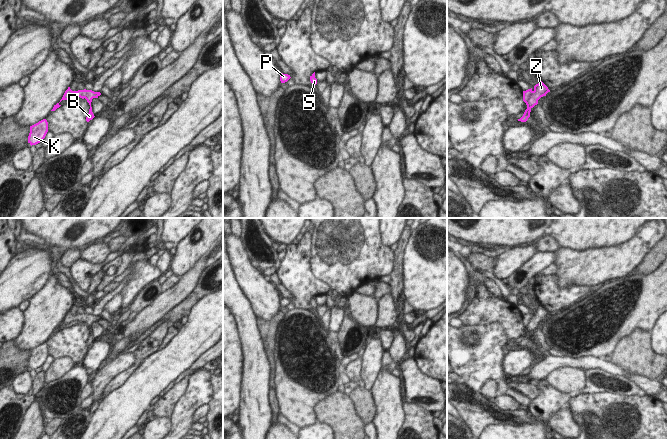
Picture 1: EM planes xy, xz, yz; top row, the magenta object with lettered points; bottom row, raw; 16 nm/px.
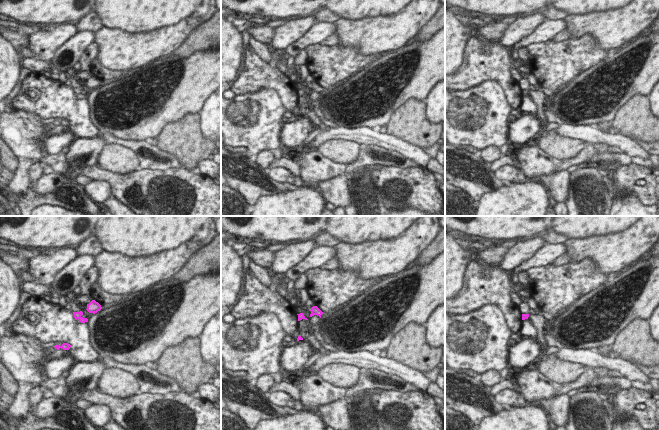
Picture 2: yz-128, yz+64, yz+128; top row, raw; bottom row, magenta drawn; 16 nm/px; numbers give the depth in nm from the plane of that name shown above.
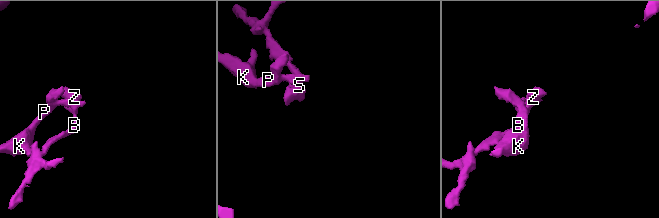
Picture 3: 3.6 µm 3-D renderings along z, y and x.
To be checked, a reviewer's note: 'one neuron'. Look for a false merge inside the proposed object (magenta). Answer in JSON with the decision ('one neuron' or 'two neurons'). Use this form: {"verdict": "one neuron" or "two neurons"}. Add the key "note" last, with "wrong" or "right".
{"verdict": "two neurons", "note": "wrong"}

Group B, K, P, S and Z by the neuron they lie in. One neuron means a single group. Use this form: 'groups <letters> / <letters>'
groups B S Z / K P

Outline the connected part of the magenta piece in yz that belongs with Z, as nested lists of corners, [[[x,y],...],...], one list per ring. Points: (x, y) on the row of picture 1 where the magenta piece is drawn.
[[[539,81],[539,83],[534,86],[534,90],[532,91],[532,94],[531,94],[528,102],[526,103],[527,109],[525,110],[523,116],[520,119],[518,119],[518,121],[526,122],[528,120],[528,118],[530,117],[531,109],[535,105],[537,105],[538,100],[541,97],[546,96],[546,94],[548,92],[550,92],[548,87],[542,81]]]

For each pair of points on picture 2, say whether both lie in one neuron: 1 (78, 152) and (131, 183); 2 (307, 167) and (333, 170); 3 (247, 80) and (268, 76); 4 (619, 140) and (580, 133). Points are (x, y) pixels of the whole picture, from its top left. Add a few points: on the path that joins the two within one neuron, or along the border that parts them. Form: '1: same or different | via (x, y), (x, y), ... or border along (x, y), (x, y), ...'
1: different | border along (70, 164), (73, 168), (94, 164)
2: same | via (313, 167), (327, 169)
3: same | via (252, 78), (254, 76), (263, 76)
4: same | via (609, 138), (590, 134)

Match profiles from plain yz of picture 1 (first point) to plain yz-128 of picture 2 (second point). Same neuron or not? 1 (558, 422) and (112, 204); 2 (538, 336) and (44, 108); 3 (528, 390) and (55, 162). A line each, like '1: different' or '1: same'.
1: same
2: same
3: same

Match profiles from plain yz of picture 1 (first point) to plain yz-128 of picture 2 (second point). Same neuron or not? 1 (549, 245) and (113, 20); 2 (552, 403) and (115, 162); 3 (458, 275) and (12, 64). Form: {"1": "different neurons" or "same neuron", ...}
{"1": "different neurons", "2": "different neurons", "3": "same neuron"}

